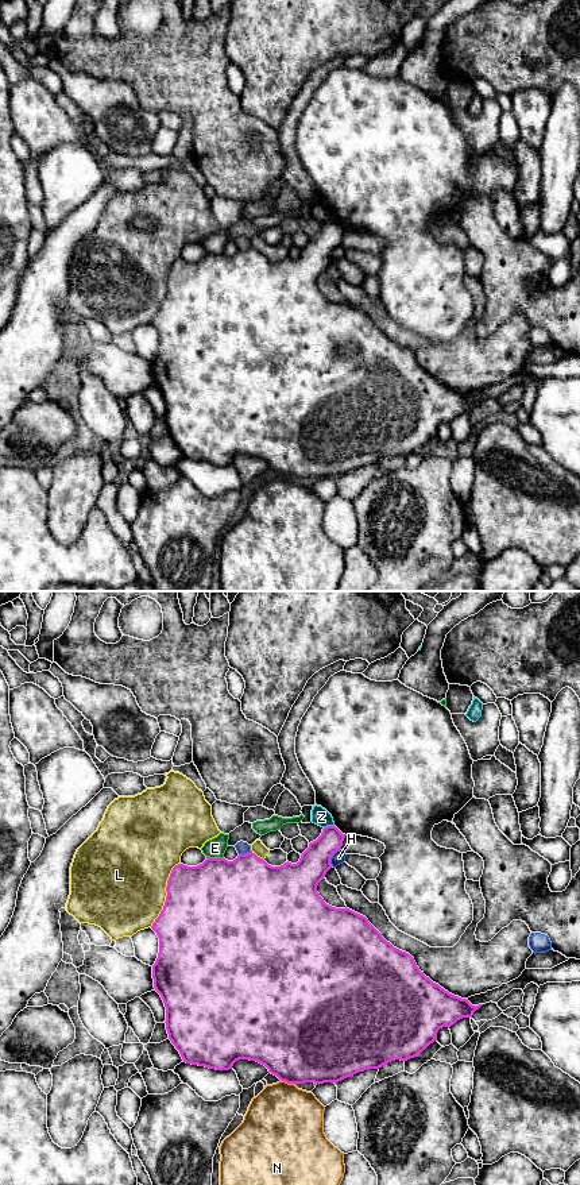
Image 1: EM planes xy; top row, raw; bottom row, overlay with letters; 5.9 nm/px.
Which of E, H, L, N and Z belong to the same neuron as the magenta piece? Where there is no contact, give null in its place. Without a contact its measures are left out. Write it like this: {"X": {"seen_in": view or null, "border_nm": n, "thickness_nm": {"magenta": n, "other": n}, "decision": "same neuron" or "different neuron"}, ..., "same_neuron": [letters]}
{"E": {"seen_in": "xy", "border_nm": 100, "thickness_nm": {"magenta": 500, "other": 120}, "decision": "different neuron"}, "H": {"seen_in": "xy", "border_nm": 130, "thickness_nm": {"magenta": 220, "other": 80}, "decision": "different neuron"}, "L": {"seen_in": "xy", "border_nm": 420, "thickness_nm": {"magenta": 500, "other": 480}, "decision": "different neuron"}, "N": {"seen_in": "xy", "border_nm": 90, "thickness_nm": {"magenta": 480, "other": 460}, "decision": "different neuron"}, "Z": {"seen_in": "xy", "border_nm": 70, "thickness_nm": {"magenta": 180, "other": 100}, "decision": "different neuron"}, "same_neuron": []}

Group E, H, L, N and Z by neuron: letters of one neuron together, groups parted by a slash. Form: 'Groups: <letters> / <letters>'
Groups: E / H / L / N / Z

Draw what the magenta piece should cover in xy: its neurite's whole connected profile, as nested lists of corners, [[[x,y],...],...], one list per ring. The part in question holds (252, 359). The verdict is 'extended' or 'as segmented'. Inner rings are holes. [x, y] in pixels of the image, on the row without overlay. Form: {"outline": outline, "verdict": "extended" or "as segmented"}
{"outline": [[[326,221],[321,231],[309,239],[297,259],[285,258],[271,262],[252,246],[239,250],[233,256],[210,254],[197,260],[178,259],[173,263],[166,282],[166,297],[151,324],[159,333],[159,348],[152,360],[154,383],[166,402],[166,425],[169,435],[179,447],[183,458],[216,466],[229,466],[239,455],[256,456],[268,467],[287,479],[324,479],[339,478],[359,467],[379,464],[383,460],[401,455],[418,452],[430,439],[437,436],[442,422],[451,422],[463,413],[472,413],[483,399],[472,401],[468,394],[455,391],[433,378],[417,362],[414,354],[387,337],[368,314],[349,304],[336,304],[324,297],[317,287],[318,278],[332,263],[332,251],[341,244],[345,229],[336,221]]], "verdict": "as segmented"}

